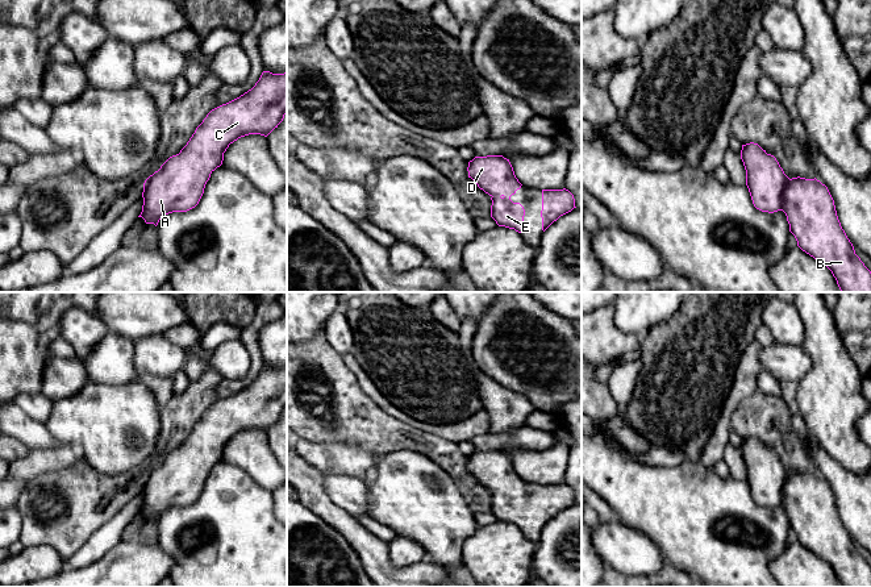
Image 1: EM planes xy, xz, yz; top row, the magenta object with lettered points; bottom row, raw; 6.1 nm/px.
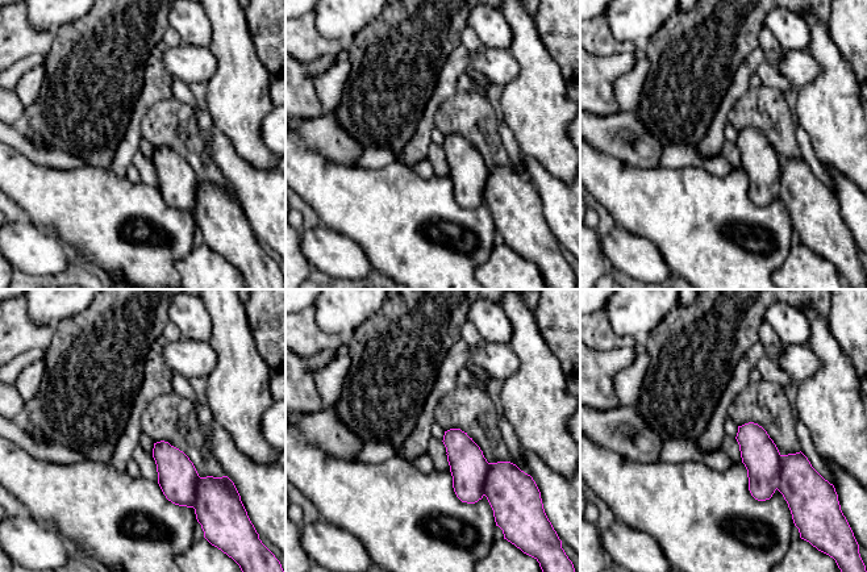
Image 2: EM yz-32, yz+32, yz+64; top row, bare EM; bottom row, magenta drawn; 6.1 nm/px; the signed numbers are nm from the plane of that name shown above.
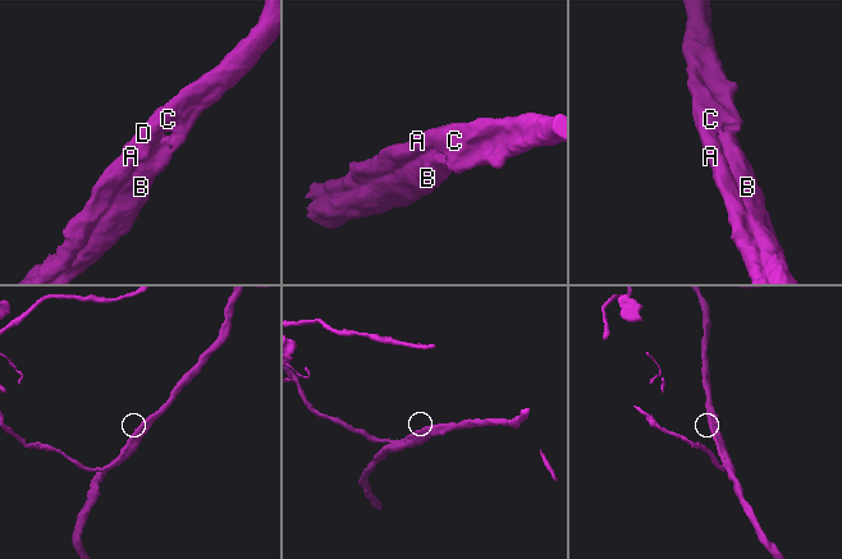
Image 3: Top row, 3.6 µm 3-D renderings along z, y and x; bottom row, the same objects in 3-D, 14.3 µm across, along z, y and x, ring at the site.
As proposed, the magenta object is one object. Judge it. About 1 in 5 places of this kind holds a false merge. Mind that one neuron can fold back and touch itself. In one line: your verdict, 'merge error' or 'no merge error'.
no merge error

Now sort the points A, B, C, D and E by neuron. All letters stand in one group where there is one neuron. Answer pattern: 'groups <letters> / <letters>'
groups A B C D E

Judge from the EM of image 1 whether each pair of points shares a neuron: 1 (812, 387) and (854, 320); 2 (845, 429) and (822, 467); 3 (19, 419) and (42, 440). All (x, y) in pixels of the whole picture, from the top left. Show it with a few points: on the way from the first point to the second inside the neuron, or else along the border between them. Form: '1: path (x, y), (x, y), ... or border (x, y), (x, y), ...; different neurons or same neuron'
1: border (832, 311), (837, 333), (857, 367); different neurons
2: border (809, 432), (825, 452), (845, 467), (855, 471); different neurons
3: path (24, 424), (37, 436); same neuron

